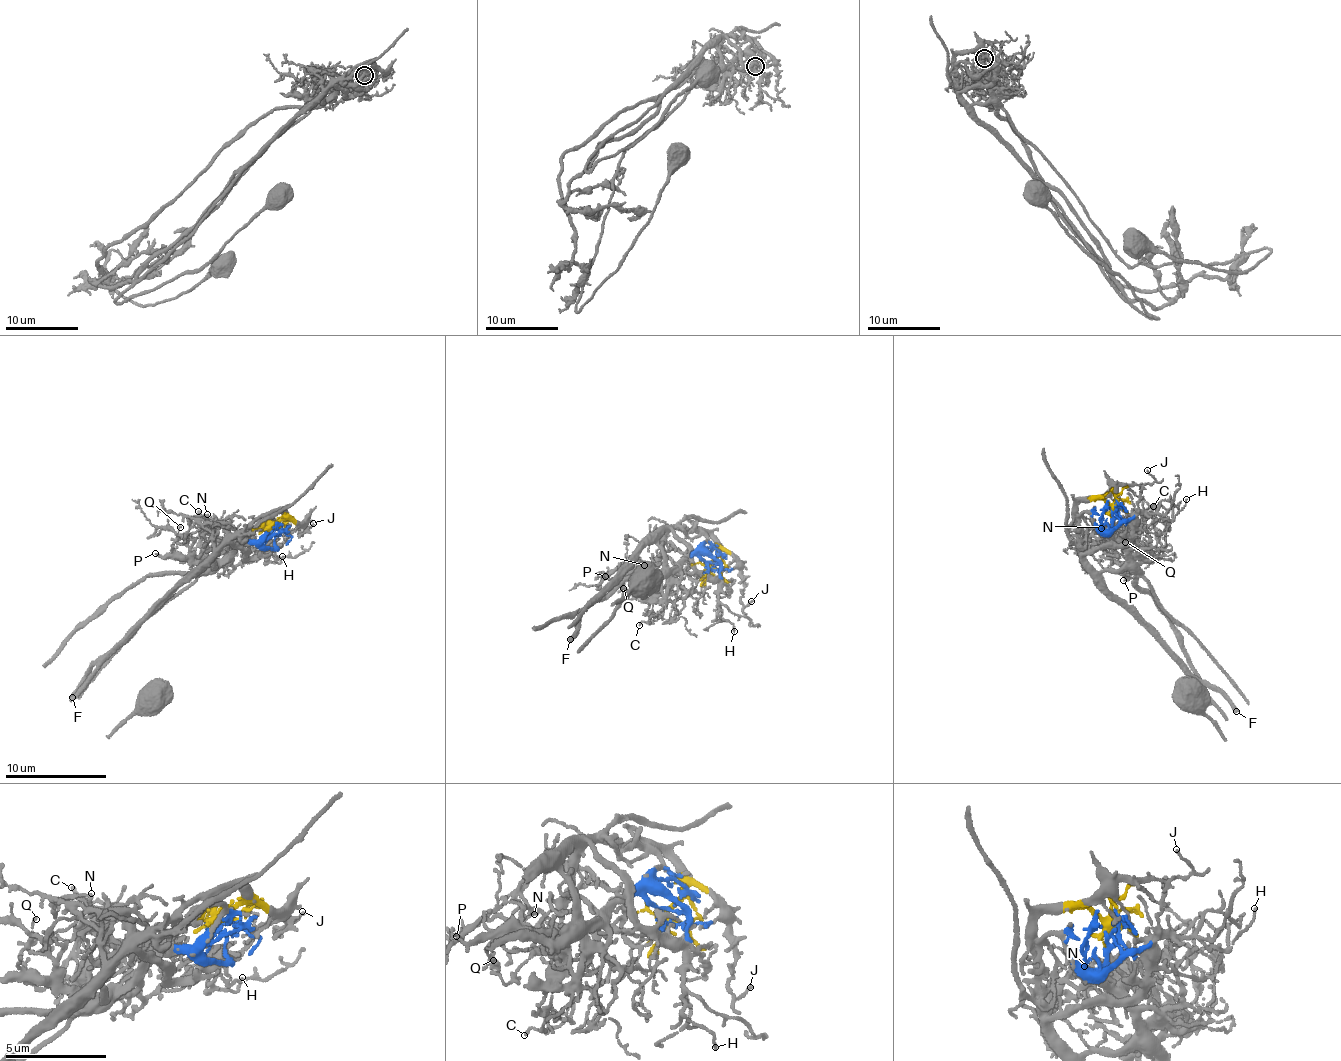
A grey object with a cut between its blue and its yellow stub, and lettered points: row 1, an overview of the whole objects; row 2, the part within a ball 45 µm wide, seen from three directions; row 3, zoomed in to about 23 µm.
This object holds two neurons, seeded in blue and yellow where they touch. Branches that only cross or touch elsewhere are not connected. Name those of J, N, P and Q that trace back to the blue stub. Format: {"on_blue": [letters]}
{"on_blue": ["N", "P", "Q"]}

